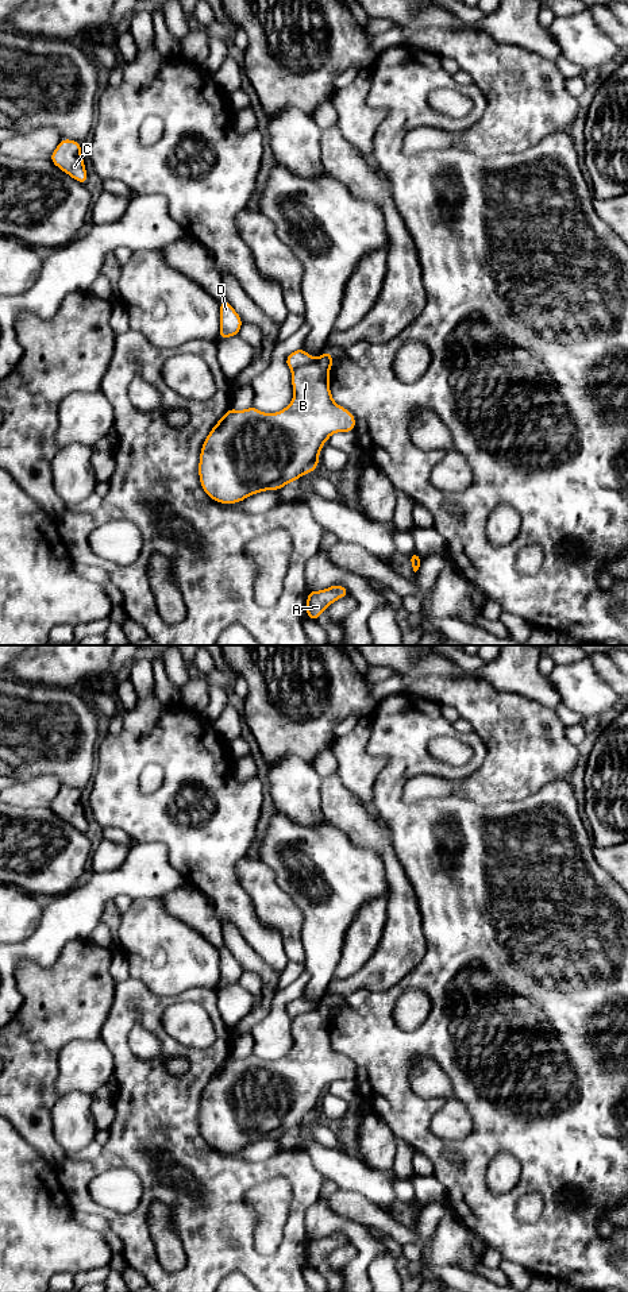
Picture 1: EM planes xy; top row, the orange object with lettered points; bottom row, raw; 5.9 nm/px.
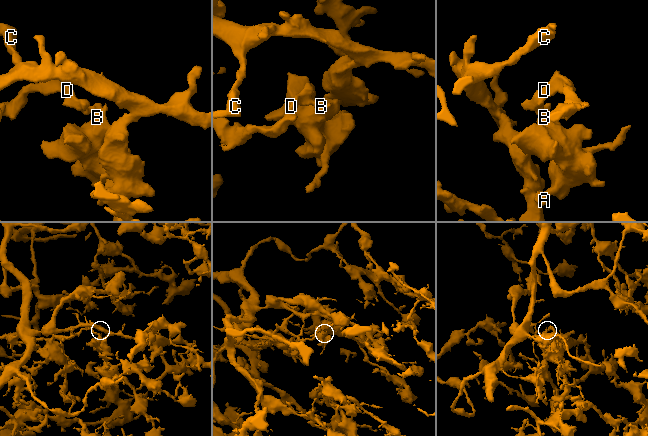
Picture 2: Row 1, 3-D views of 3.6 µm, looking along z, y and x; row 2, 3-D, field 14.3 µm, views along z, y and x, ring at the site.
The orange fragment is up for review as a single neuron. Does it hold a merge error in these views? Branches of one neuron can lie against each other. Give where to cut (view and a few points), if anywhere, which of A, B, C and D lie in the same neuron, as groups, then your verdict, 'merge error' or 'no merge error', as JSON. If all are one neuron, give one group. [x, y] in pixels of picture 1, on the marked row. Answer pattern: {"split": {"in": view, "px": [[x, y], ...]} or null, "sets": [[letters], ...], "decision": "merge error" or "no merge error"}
{"split": {"in": "xy", "px": [[316, 359], [292, 371]]}, "sets": [["A", "B", "C"], ["D"]], "decision": "merge error"}

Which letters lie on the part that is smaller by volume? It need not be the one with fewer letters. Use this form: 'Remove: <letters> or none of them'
Remove: D

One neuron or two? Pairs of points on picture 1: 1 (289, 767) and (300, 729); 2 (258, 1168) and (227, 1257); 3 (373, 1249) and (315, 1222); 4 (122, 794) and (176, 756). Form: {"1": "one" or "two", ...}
{"1": "two", "2": "one", "3": "one", "4": "one"}

